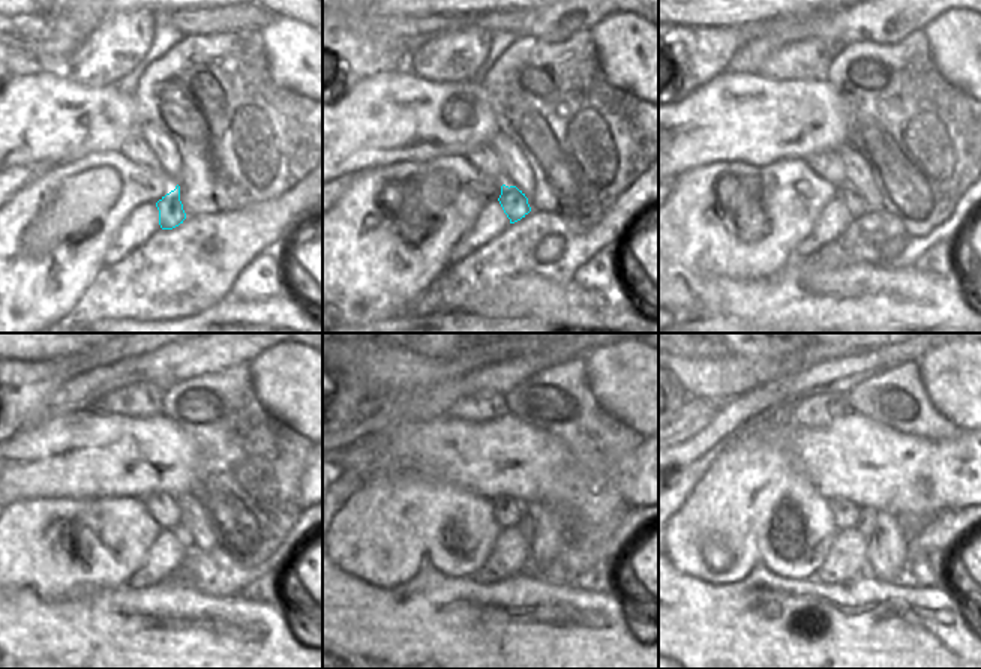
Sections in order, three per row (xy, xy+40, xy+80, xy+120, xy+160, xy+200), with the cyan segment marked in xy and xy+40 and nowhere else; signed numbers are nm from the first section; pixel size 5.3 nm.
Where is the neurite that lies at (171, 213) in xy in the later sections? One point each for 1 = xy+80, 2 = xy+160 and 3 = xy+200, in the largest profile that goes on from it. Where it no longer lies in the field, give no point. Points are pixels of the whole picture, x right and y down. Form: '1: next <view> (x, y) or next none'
1: next xy+80 (854, 201)
2: next xy+160 (527, 522)
3: next xy+200 (866, 524)

